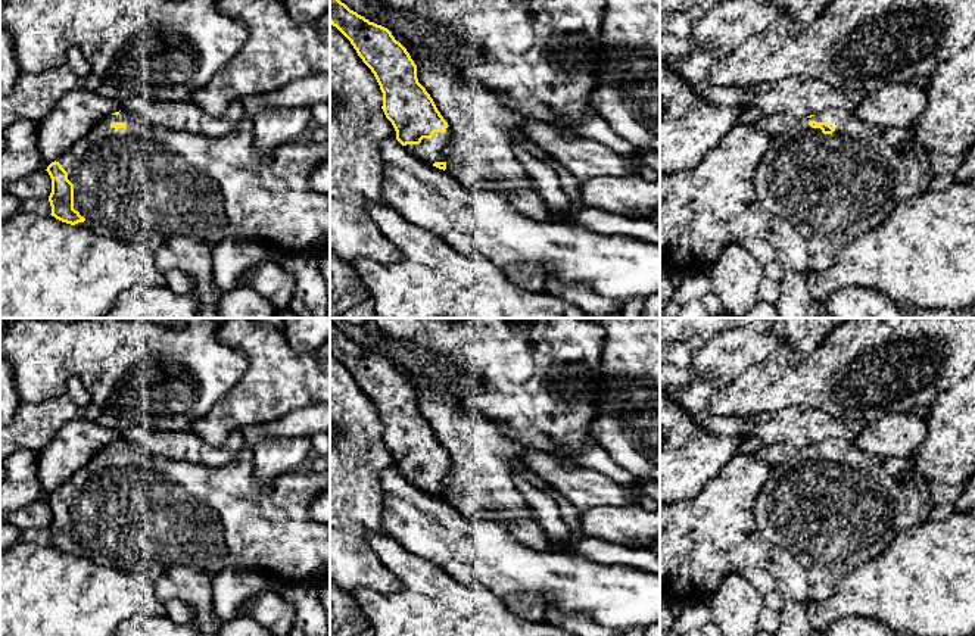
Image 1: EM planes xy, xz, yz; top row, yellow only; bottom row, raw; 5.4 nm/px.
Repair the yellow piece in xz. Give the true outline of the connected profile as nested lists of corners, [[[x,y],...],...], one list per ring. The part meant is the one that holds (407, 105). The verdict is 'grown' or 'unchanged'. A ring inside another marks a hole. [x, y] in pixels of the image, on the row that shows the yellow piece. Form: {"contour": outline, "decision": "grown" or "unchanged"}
{"contour": [[[330,0],[330,24],[351,41],[358,56],[374,74],[383,93],[381,109],[396,131],[396,140],[418,160],[445,171],[449,125],[430,94],[418,82],[417,65],[406,49],[395,40],[387,28],[370,22],[340,0]]], "decision": "grown"}

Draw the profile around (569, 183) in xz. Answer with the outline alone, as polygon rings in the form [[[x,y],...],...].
[[[552,162],[552,168],[560,175],[561,187],[567,193],[577,194],[580,183],[564,166],[558,165],[557,162]]]

